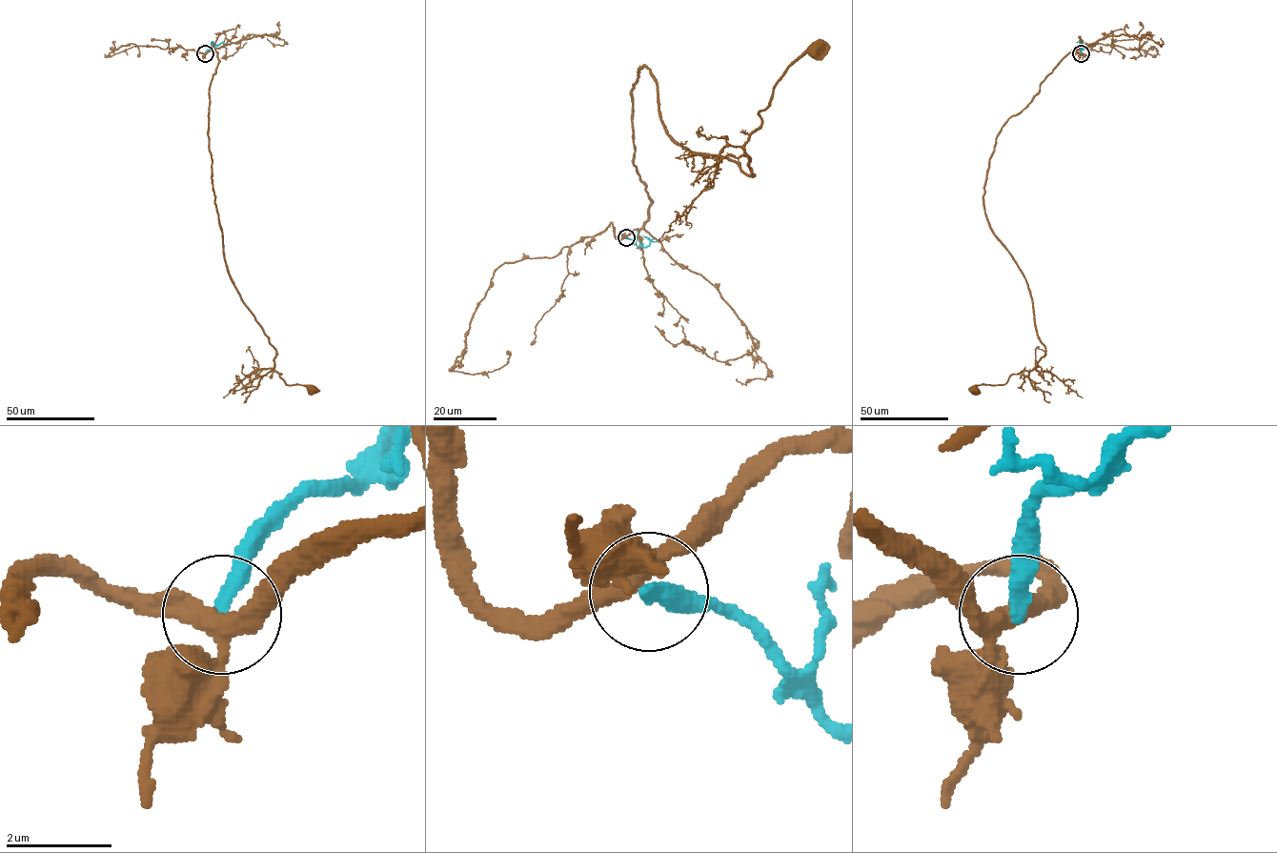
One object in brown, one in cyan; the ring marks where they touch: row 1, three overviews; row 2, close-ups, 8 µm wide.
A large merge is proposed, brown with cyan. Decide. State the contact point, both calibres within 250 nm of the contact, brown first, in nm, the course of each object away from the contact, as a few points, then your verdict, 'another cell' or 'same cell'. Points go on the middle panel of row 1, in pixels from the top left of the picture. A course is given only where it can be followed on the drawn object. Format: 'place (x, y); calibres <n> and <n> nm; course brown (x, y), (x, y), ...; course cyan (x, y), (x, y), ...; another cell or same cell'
place (626, 237); calibres 320 and 320 nm; course brown (626, 237), (651, 202), (634, 165), (640, 67), (679, 145), (752, 175), (744, 142), (759, 113), (816, 49); course cyan (626, 238), (638, 246), (647, 246), (650, 241), (641, 235); another cell

